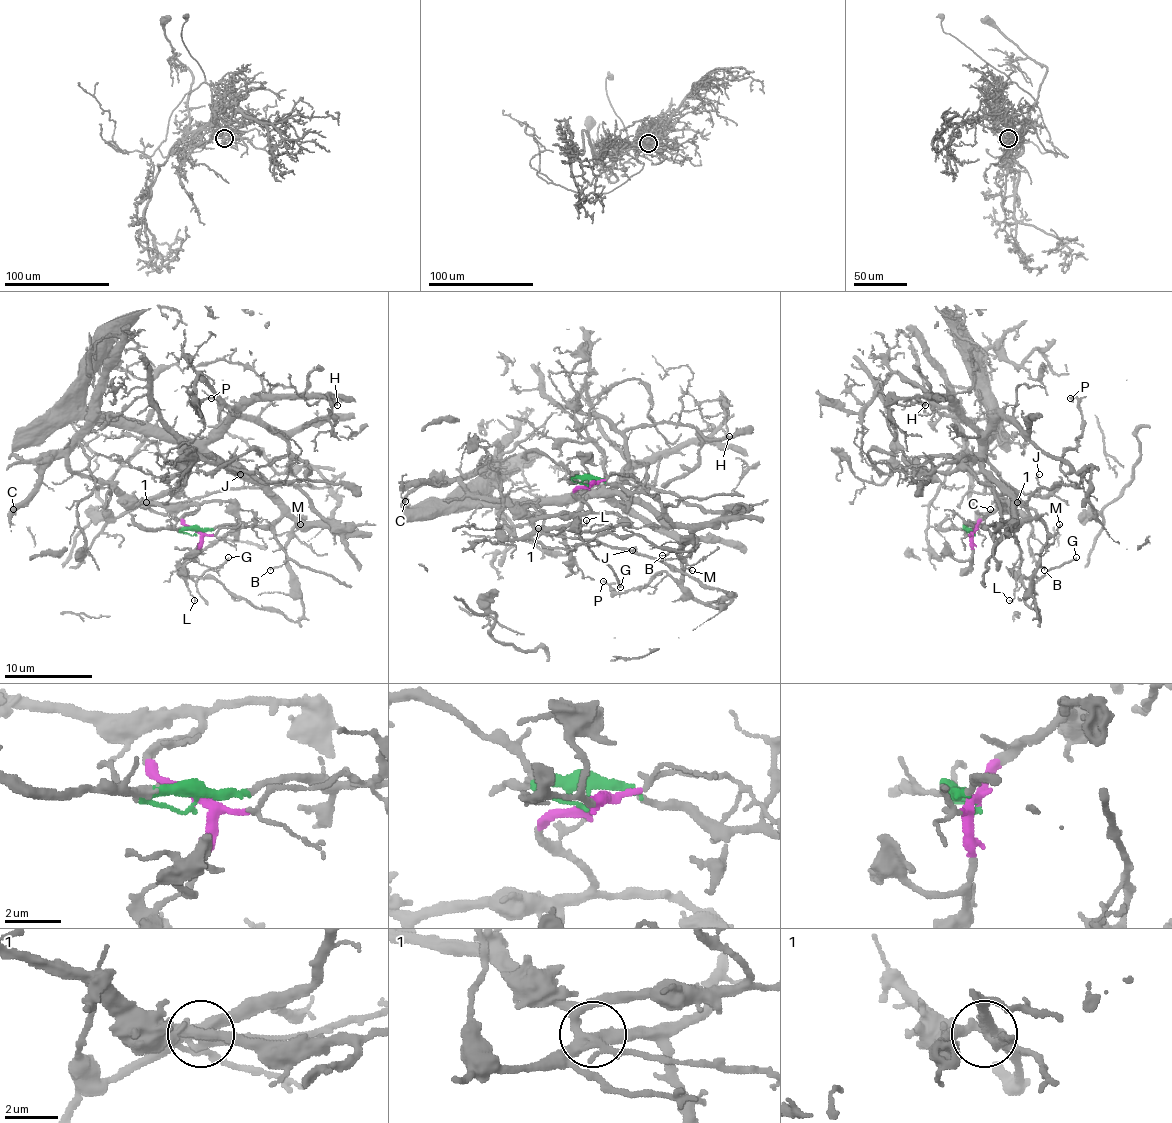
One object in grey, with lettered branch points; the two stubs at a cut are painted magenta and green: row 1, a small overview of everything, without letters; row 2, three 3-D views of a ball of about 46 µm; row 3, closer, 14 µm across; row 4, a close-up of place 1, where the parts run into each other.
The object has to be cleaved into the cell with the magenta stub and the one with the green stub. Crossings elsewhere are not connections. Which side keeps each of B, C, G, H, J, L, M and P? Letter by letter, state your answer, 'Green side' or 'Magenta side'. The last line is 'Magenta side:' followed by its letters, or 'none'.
B: Green side
C: Magenta side
G: Magenta side
H: Green side
J: Magenta side
L: Magenta side
M: Green side
P: Green side
Magenta side: C, G, J, L

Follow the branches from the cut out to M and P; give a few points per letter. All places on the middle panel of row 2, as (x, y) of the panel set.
M: (587, 484), (591, 480), (604, 480), (628, 491), (646, 491), (677, 524), (696, 539), (686, 563), (692, 570)
P: (587, 484), (646, 491), (672, 524), (598, 495), (679, 544), (681, 579), (659, 572), (628, 592), (602, 581)

